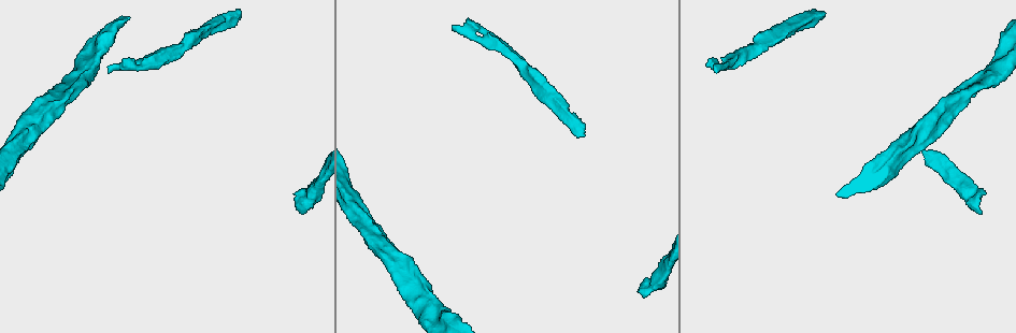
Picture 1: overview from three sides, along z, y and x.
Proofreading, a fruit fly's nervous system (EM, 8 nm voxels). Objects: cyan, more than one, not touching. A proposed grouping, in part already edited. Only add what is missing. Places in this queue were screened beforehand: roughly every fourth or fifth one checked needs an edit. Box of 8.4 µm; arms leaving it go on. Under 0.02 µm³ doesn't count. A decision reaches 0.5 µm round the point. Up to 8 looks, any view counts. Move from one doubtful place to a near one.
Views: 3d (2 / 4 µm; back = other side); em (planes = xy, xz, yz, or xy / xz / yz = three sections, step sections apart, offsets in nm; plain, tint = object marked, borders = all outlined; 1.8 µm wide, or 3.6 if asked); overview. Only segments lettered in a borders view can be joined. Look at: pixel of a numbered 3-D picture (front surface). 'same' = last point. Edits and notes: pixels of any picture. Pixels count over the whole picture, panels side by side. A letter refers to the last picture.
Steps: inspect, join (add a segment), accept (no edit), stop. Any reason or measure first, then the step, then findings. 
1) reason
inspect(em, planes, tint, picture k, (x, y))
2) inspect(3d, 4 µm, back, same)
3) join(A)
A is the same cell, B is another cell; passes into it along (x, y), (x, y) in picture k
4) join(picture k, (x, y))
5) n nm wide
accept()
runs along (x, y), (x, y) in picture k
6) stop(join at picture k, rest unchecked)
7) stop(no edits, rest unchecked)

branch stops here
inspect(em, xy, step 4, borders, picture 1, (61, 85))

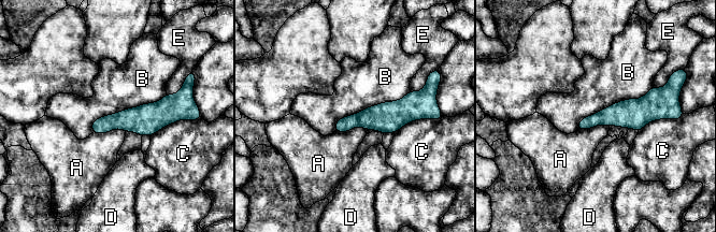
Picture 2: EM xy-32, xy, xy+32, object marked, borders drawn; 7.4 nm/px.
cut it another way
inspect(em, planes, borders, same)

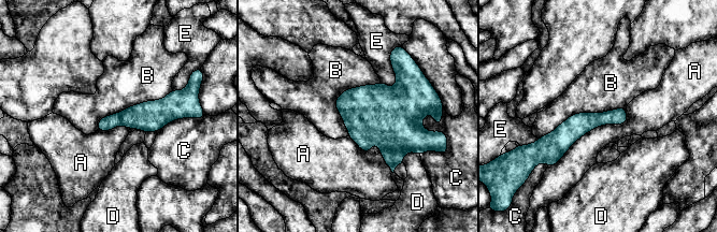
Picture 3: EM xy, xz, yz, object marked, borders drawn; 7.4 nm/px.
A touches over 750 nm
accept()
A, B, C, D and E are other cells; runs along (624, 110), (575, 126), (544, 151) in picture 3; no lettered segment goes on from it

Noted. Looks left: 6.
branch stops here
inspect(em, planes, plain, picture 1, (982, 214))

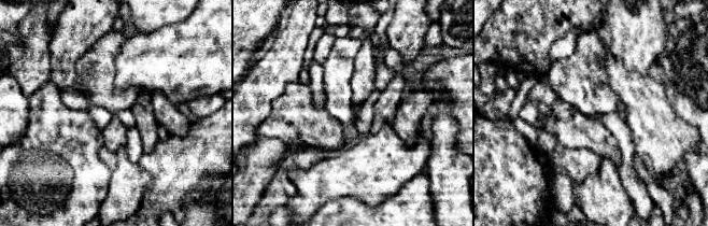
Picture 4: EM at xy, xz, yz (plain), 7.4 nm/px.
see the neighbours
inspect(em, planes, borders, same)

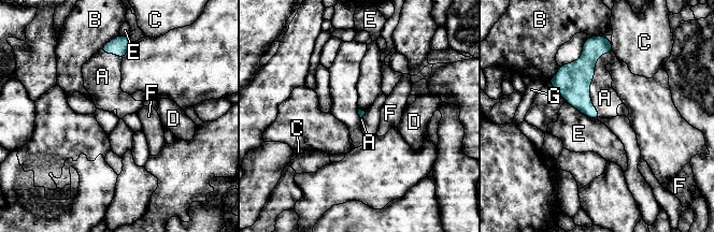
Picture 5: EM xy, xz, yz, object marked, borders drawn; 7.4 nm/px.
join(A)
A is the same cell, B, C, D, E, F and G are other cells; passes into it along (572, 81), (591, 80), (604, 98) in picture 5; it goes on there

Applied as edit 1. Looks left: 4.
inspect(overview)

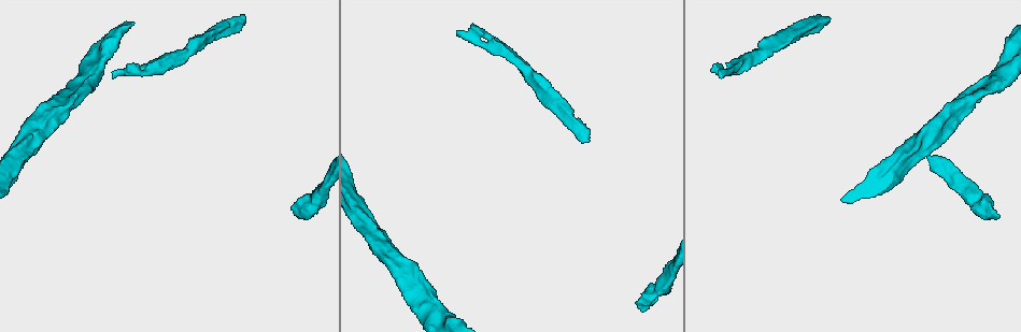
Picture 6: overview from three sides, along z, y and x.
branch stops here
inspect(3d, 2 µm, picture 6, (722, 76))

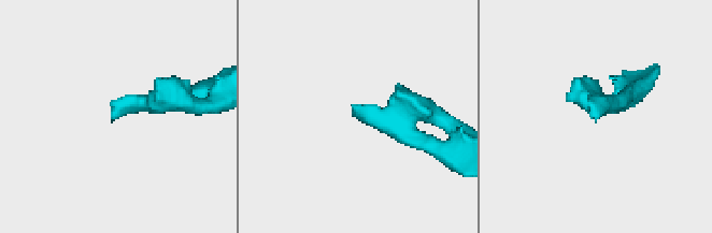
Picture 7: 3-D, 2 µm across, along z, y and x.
inspect(em, planes, borders, picture 7, (111, 119))

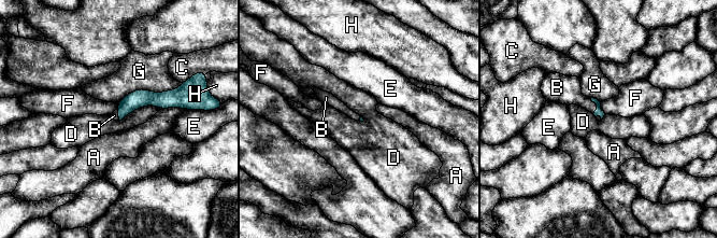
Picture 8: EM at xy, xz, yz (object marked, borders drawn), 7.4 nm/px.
join(B)
B is the same cell, A, C, D, E, F, G and H are other cells; passes into it along (599, 112), (597, 106), (568, 90) in picture 8; it goes on there

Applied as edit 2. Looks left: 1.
stop(join at picture 5, join at picture 8, rest unchecked)

